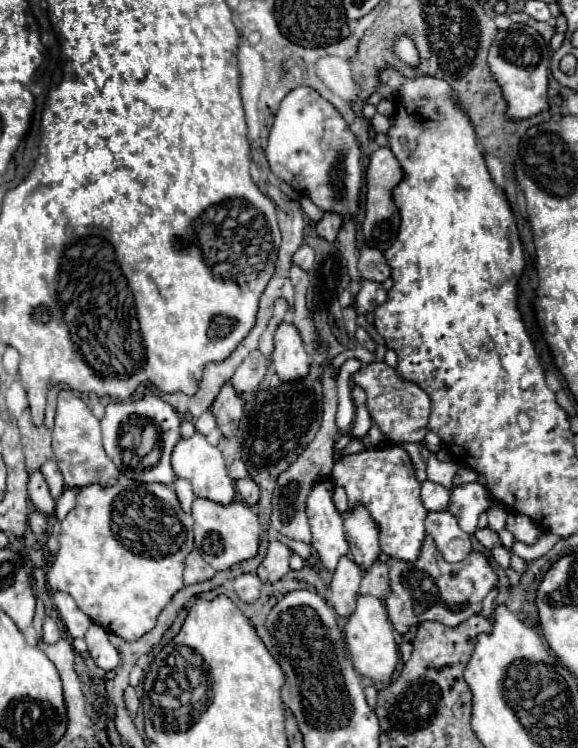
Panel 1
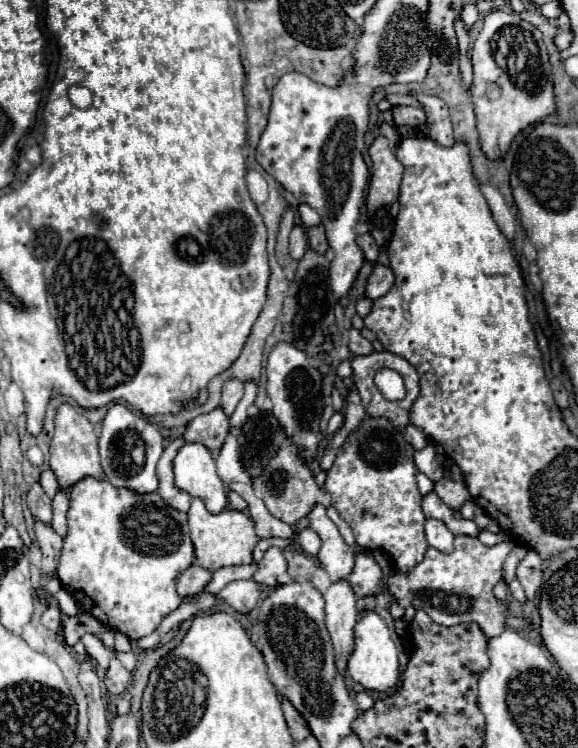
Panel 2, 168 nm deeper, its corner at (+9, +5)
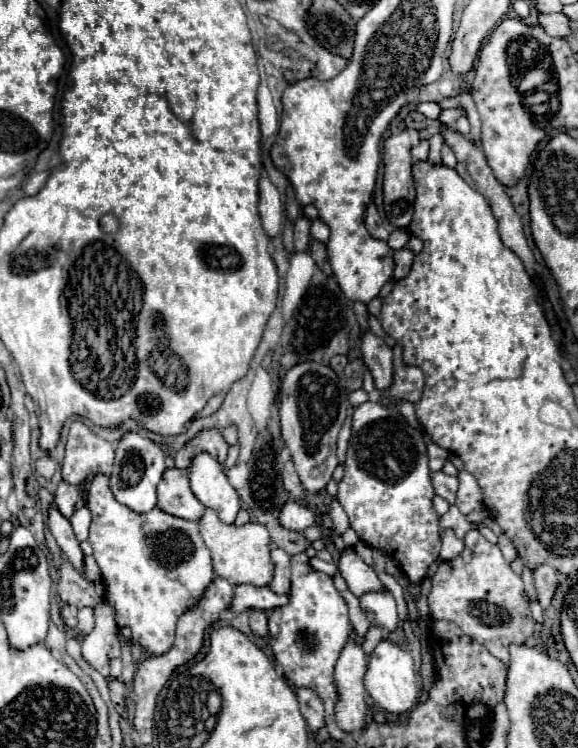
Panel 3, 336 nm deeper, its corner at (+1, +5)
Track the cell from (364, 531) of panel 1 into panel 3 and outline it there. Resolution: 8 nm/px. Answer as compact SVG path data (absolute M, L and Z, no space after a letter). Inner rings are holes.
M389 589L377 591L377 593L363 593L361 597L361 607L373 625L381 625L387 631L397 629L397 603L391 595Z

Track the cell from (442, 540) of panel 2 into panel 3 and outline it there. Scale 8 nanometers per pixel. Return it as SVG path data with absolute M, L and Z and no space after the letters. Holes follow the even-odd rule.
M445 529L441 533L441 559L453 559L463 551L463 541L455 537L455 533L451 529Z

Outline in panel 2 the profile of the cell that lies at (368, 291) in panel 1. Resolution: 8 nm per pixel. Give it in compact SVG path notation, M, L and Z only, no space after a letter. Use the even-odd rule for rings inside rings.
M377 265L367 281L367 297L371 299L379 299L383 297L395 283L395 275L391 271L391 267L385 265Z

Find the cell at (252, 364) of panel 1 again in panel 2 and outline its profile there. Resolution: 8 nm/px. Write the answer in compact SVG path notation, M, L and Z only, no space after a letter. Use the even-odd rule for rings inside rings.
M229 379L223 385L223 403L221 403L227 417L233 415L233 411L237 407L237 403L241 401L241 397L243 397L243 383L239 379Z

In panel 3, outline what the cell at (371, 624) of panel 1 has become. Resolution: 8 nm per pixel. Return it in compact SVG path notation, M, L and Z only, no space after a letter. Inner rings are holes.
M381 639L379 645L369 655L369 665L365 673L365 689L373 697L373 701L389 711L389 713L407 713L417 703L417 687L415 687L415 665L411 653L399 647L389 639Z

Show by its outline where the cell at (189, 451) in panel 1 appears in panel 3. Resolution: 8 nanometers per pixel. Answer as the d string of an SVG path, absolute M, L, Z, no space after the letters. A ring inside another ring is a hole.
M199 453L189 467L189 481L193 495L209 509L215 509L223 523L233 523L241 509L237 491L227 481L219 461L209 453Z

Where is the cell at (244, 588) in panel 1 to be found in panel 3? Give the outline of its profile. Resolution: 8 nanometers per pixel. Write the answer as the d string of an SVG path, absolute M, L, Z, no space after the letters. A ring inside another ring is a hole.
M249 611L249 625L251 625L251 631L255 635L261 635L265 637L267 635L267 613L265 611Z

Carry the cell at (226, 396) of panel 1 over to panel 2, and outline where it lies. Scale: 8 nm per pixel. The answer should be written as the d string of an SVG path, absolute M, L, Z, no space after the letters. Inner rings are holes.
M217 407L211 413L195 417L187 425L183 439L187 443L203 443L209 451L217 451L221 449L227 433L229 433L229 417L223 413L221 407Z

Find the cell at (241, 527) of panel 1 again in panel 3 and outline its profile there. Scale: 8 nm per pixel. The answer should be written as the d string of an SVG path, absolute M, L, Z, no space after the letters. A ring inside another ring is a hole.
M205 509L199 521L199 529L201 529L205 545L211 551L213 571L219 577L227 579L231 585L241 585L241 583L269 585L269 581L273 579L273 563L269 559L269 533L265 525L255 523L255 521L249 521L241 527L229 525L229 523L223 523L213 513L213 509Z

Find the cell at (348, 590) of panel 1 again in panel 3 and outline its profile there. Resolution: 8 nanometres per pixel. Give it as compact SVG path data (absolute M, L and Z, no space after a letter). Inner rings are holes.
M353 633L335 665L335 685L339 691L337 701L337 725L347 731L359 731L367 723L367 705L365 705L365 685L363 675L367 669L367 657L361 649L363 639Z

